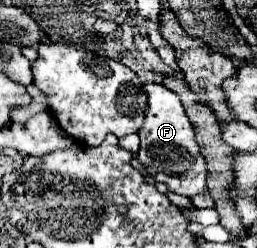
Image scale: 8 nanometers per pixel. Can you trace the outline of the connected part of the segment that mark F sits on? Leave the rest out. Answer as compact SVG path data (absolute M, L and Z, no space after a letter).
M146 84L144 90L148 94L148 108L146 108L144 126L138 132L140 136L138 160L146 166L148 174L156 182L164 182L176 194L192 198L196 194L208 192L206 158L202 158L202 148L196 142L194 126L188 120L178 94L174 94L162 84Z

